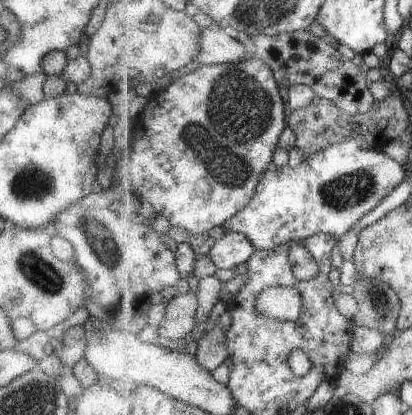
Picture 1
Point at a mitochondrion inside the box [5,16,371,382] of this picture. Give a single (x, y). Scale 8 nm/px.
(240, 108)

